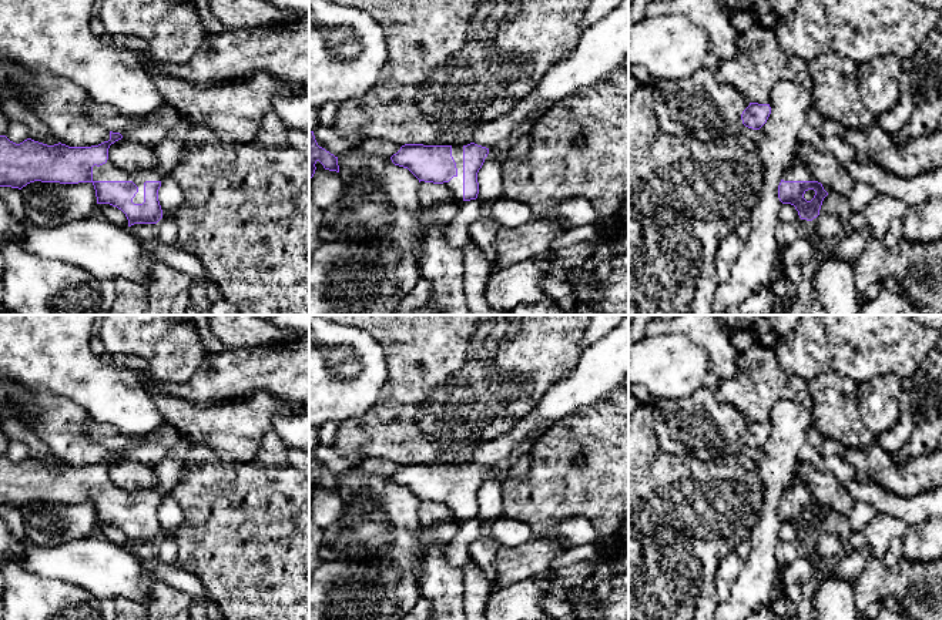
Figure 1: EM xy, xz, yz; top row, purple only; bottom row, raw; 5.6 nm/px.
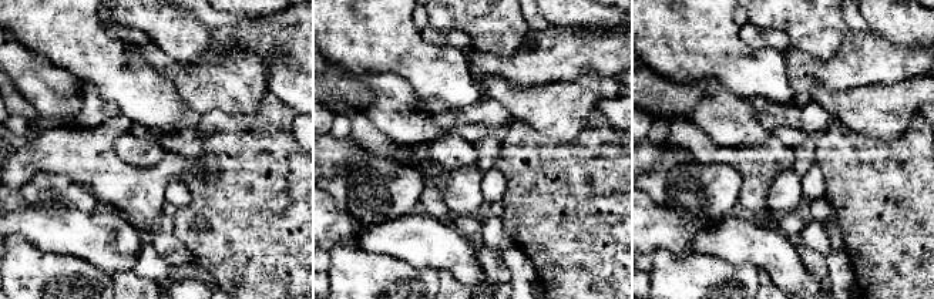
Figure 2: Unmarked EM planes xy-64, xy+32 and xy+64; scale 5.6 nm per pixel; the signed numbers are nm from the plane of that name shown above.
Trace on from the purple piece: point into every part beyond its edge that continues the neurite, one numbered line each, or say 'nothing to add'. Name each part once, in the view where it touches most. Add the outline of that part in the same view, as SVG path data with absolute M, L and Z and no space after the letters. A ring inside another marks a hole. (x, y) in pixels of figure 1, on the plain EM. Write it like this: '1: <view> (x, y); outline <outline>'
1: xy (109, 491); outline M110 479L105 483L93 486L93 500L133 500L138 506L138 512L133 517L134 523L144 522L144 502L145 500L164 500L164 495L158 487L128 492L118 487Z

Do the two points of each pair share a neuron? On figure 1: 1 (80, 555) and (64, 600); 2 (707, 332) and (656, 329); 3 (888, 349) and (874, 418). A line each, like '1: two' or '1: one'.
1: two
2: one
3: two

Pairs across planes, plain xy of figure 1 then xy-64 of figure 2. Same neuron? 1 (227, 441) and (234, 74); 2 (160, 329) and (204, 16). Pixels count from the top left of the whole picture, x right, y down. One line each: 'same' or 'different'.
1: same
2: different

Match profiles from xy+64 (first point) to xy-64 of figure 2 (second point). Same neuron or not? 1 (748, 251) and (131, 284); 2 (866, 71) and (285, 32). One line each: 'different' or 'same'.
1: different
2: same

